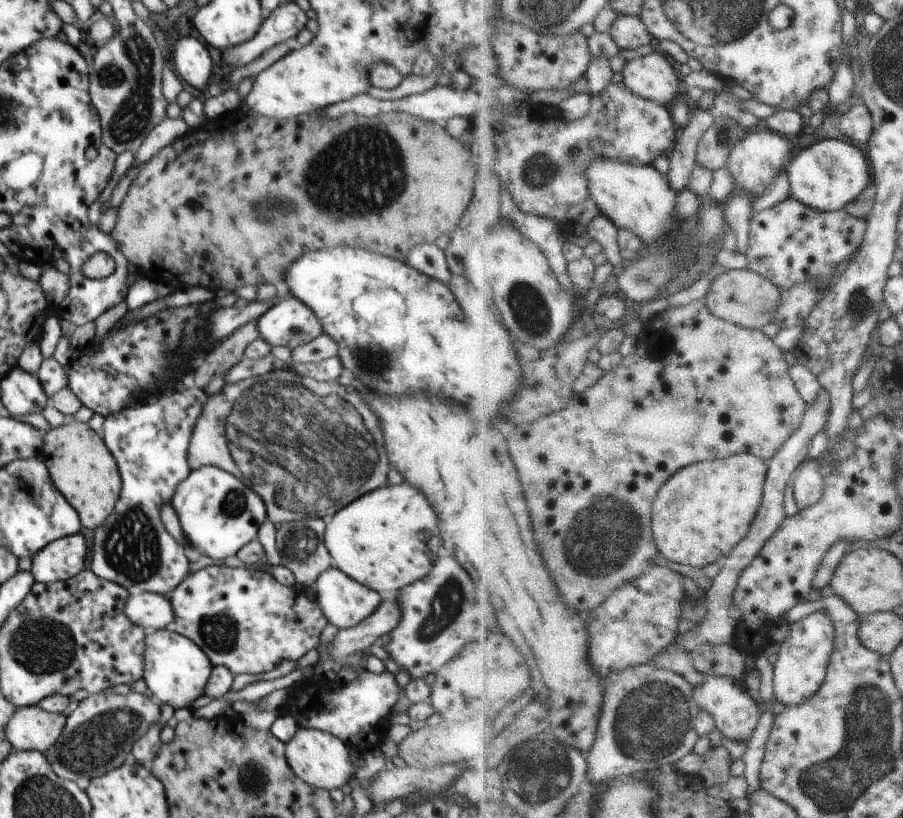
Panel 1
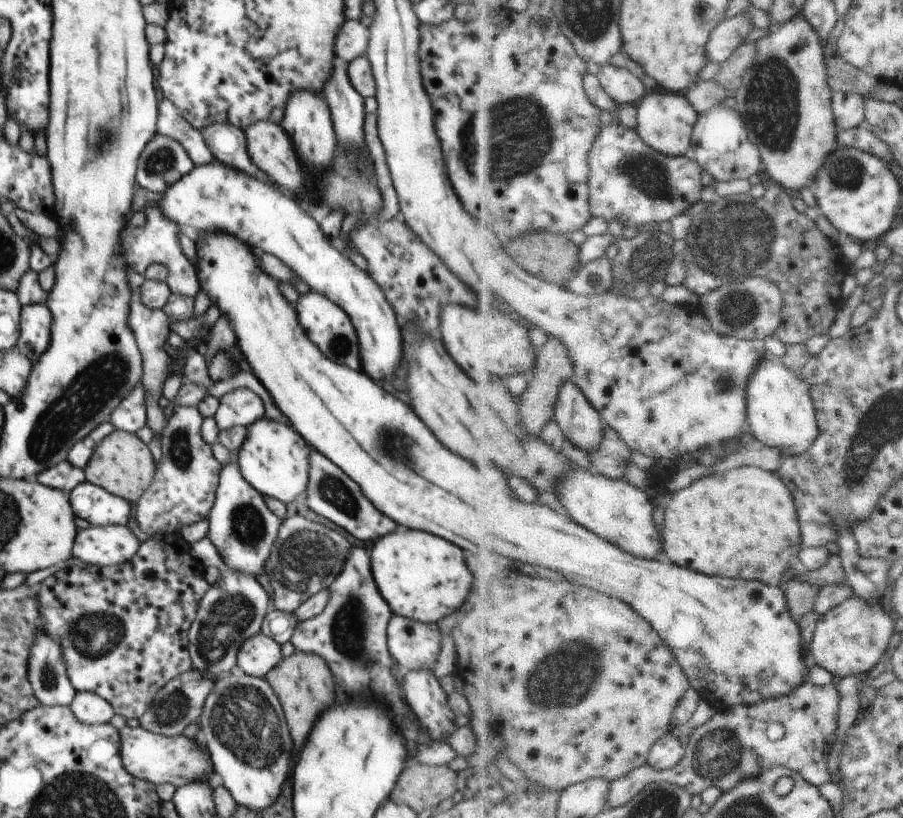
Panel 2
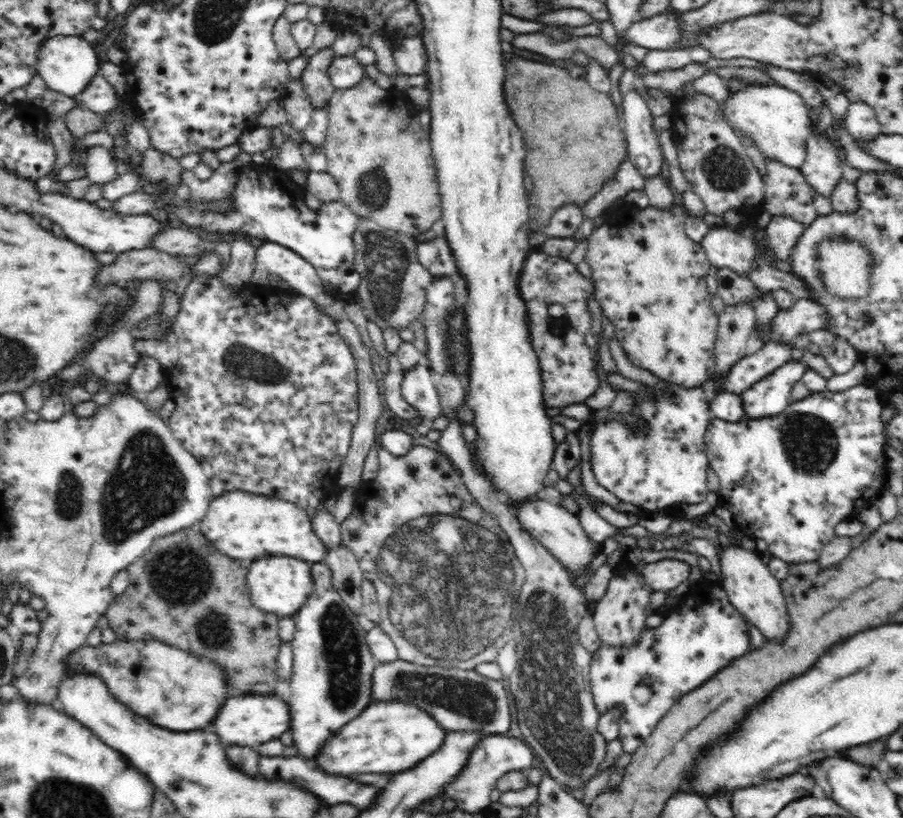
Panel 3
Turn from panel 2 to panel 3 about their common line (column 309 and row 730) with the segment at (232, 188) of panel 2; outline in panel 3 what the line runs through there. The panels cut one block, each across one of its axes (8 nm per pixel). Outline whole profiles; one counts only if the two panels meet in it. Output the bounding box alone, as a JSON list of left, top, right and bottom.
[214,694,290,746]

